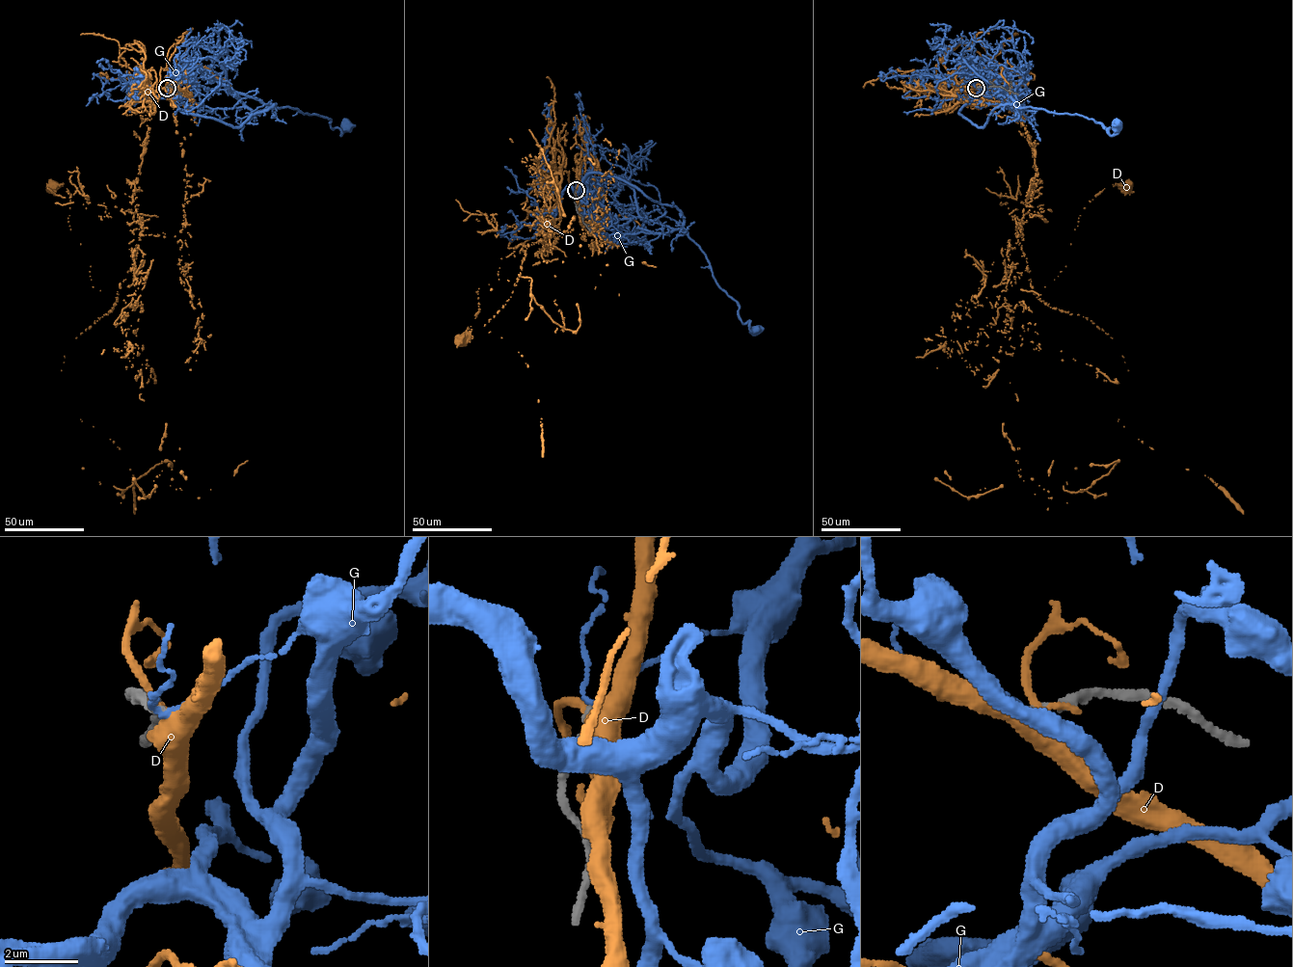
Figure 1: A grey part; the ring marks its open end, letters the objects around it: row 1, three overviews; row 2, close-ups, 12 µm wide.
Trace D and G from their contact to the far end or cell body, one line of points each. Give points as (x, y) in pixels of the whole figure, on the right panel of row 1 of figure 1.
D: (977, 87), (970, 68), (957, 98), (1009, 109), (1034, 146), (1016, 228), (1033, 294), (1084, 208), (1125, 187)
G: (976, 88), (983, 70), (1000, 66), (1017, 108), (1080, 115), (1109, 127), (1111, 135), (1117, 124)

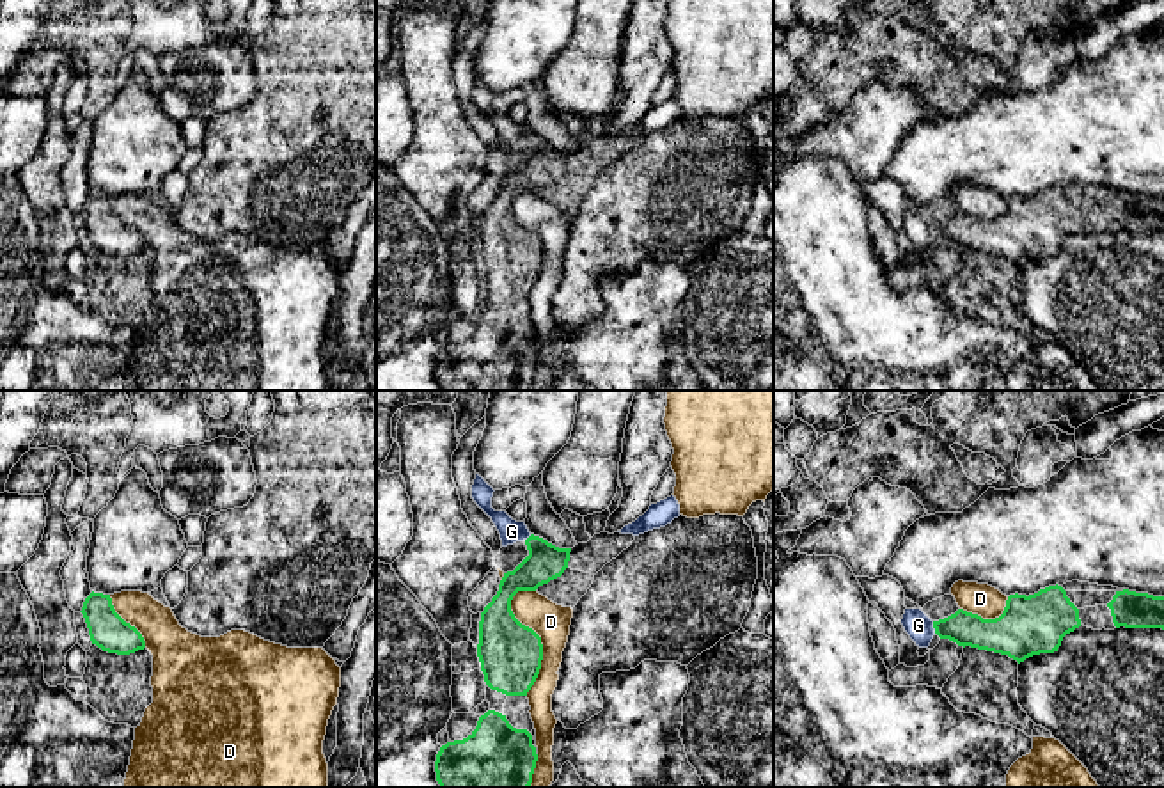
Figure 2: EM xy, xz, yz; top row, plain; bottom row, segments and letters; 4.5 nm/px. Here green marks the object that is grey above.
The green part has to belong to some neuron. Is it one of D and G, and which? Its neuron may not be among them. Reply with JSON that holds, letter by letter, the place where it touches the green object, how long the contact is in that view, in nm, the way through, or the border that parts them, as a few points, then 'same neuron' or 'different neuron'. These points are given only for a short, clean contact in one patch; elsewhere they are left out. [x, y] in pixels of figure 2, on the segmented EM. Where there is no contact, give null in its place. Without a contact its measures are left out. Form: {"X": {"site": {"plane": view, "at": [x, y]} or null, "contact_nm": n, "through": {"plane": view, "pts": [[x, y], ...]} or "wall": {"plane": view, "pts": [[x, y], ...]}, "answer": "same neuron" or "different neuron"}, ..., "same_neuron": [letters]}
{"D": {"site": {"plane": "xz", "at": [536, 634]}, "contact_nm": 480, "answer": "different neuron"}, "G": {"site": {"plane": "yz", "at": [934, 627]}, "contact_nm": 60, "wall": {"plane": "yz", "pts": [[932, 622], [935, 632]]}, "answer": "different neuron"}, "same_neuron": []}

